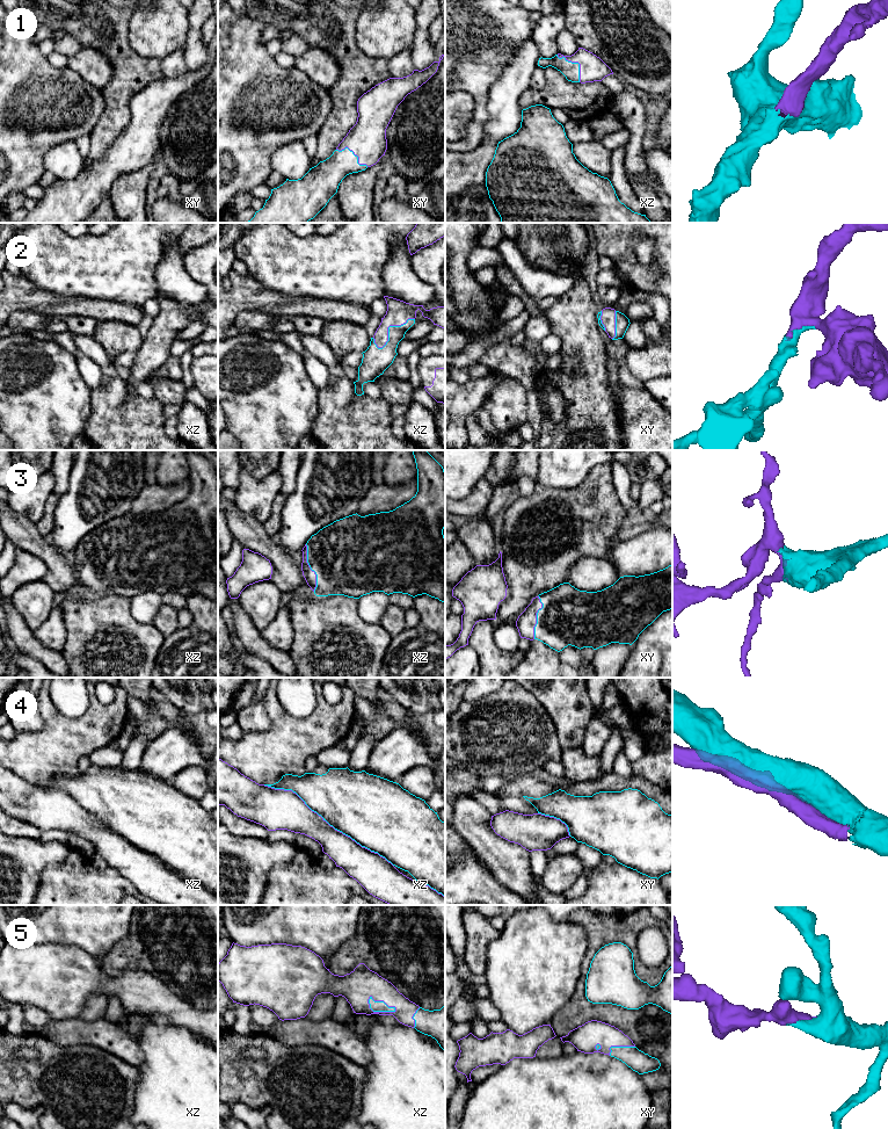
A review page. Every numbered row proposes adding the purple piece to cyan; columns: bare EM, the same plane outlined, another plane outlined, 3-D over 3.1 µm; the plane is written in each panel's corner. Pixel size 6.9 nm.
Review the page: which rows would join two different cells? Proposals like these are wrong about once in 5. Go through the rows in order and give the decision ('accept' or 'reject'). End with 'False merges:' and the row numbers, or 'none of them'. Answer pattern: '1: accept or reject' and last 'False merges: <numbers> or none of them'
1: accept
2: accept
3: accept
4: accept
5: accept
False merges: none of them

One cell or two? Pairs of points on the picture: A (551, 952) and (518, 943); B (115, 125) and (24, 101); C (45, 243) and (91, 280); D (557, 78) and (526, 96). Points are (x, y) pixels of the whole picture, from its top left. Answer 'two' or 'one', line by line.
A: one
B: two
C: one
D: one

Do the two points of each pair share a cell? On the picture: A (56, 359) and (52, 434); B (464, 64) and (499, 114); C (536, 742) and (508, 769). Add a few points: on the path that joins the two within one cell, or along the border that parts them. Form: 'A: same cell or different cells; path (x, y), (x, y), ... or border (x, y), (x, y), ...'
A: same cell; path (52, 377), (52, 415)
B: different cells; border (501, 74), (489, 89), (487, 121), (483, 124)
C: same cell; path (529, 748), (515, 762)

